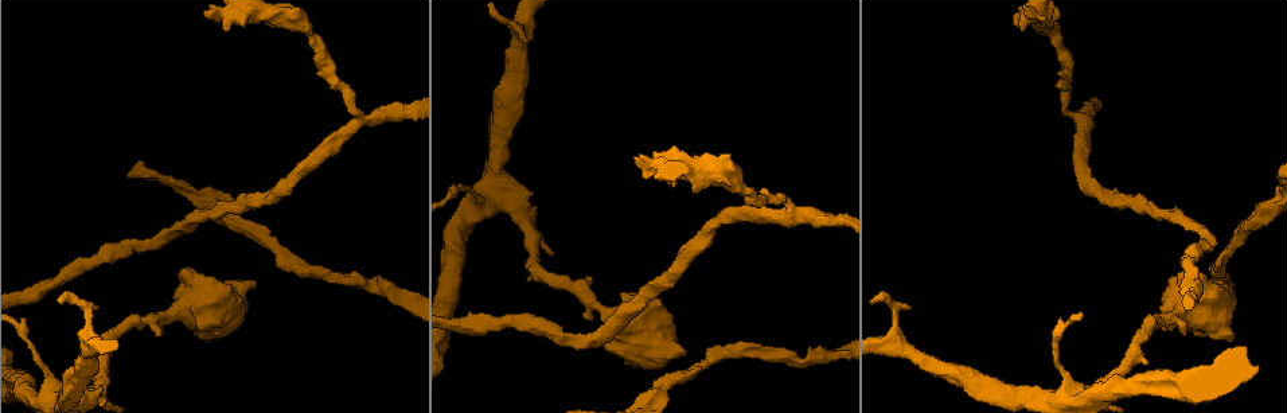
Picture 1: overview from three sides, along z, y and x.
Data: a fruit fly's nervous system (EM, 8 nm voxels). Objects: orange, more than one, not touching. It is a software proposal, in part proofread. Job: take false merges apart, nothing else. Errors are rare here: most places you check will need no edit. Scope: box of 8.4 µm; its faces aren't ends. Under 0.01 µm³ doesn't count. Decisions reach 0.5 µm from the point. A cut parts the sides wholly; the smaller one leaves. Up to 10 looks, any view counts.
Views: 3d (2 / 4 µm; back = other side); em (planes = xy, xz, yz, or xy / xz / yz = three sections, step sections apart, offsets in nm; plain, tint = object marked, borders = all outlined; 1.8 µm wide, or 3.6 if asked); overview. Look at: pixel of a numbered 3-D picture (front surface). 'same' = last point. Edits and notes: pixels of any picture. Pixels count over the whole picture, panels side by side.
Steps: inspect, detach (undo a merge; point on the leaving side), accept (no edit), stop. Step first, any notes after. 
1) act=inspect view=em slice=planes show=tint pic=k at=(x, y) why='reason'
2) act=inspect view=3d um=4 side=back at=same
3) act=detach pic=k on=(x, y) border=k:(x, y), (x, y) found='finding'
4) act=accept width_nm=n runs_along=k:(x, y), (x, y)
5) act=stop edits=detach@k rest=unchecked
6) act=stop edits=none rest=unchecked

act=inspect view=em slice=xy step=4 show=tint pic=1 at=(298, 21) why='calibre changes'

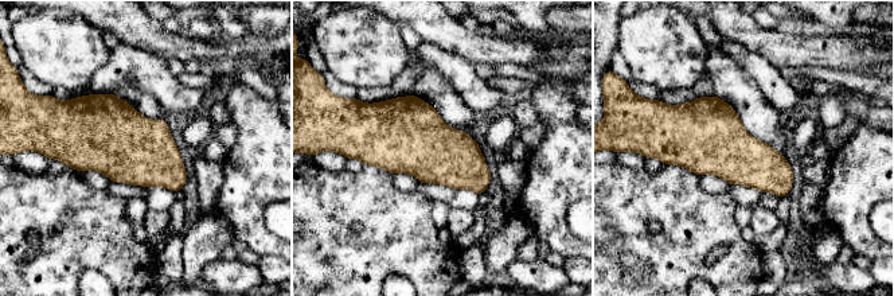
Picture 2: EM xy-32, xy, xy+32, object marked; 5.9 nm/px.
act=accept found='all the same cell'

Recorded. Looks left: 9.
act=inspect view=3d um=4 pic=1 at=(1182, 310) why='thick turns thin'

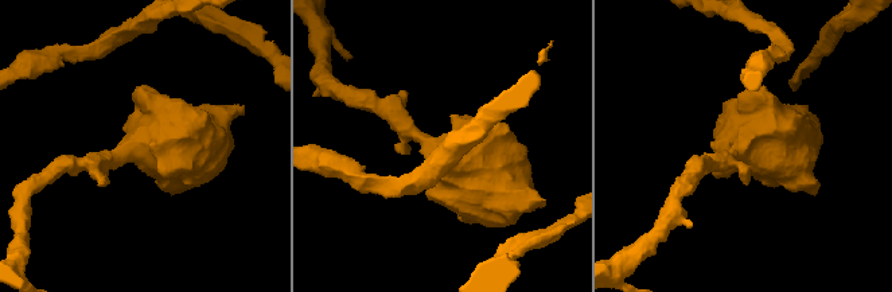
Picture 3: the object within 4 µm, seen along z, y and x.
act=inspect view=em slice=yz step=4 show=tint pic=3 at=(745, 146)

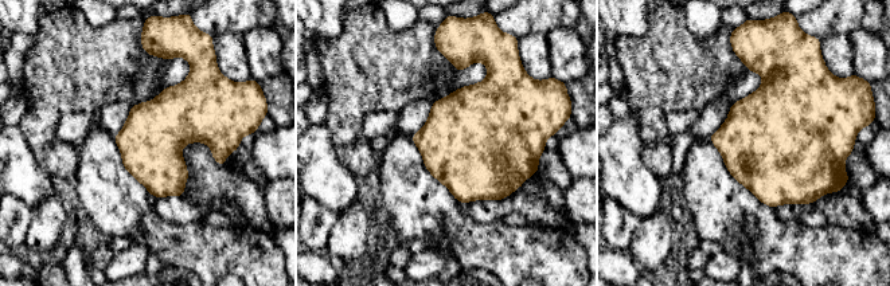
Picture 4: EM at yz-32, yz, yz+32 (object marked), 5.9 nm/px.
act=inspect view=em slice=planes show=tint at=same

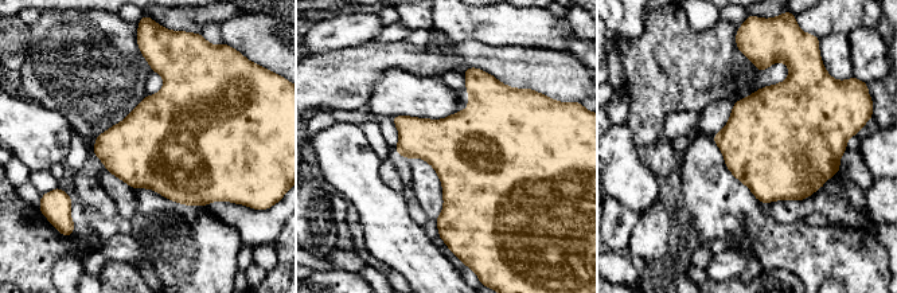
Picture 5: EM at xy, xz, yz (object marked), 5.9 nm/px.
act=accept width_nm=500 found='all the same cell'

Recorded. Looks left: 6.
act=inspect view=3d um=2 pic=1 at=(501, 193) why='sudden change in width'

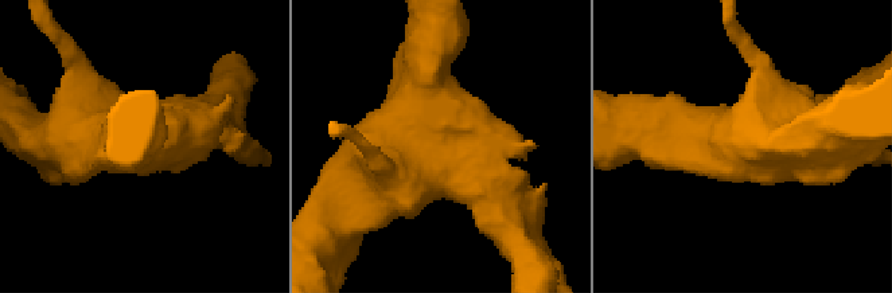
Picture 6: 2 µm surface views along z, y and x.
act=inspect view=em slice=planes show=tint pic=6 at=(445, 153) arms=4 why='shape alone is not enough'

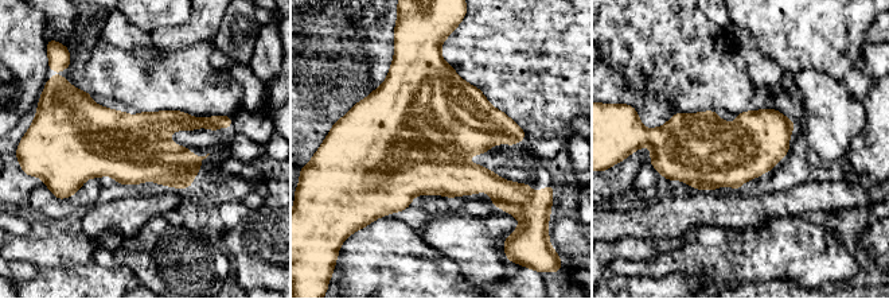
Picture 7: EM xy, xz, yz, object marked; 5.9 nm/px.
act=accept found='one cell here'

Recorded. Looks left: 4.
act=inspect view=em slice=yz step=8 show=tint pic=1 at=(895, 343) why='a fork'

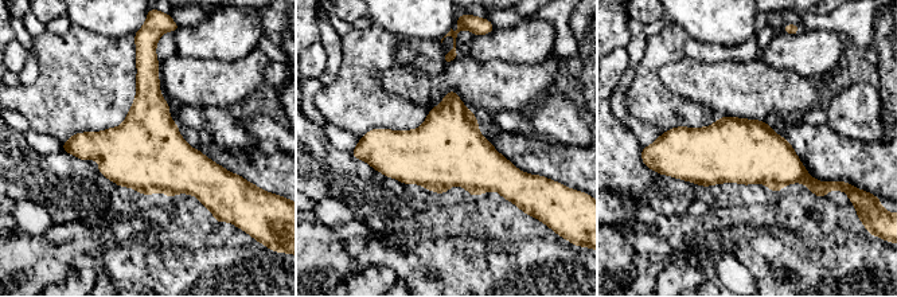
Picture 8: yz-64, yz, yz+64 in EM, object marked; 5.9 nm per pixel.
act=inspect view=em slice=planes show=tint at=same why='cut it another way'

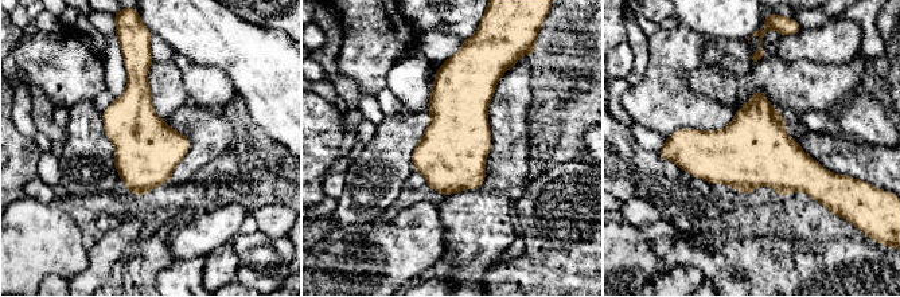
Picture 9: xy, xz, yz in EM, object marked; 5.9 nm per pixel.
act=accept found='one cell here'

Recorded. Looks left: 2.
act=stop edits=none rest=unchecked

